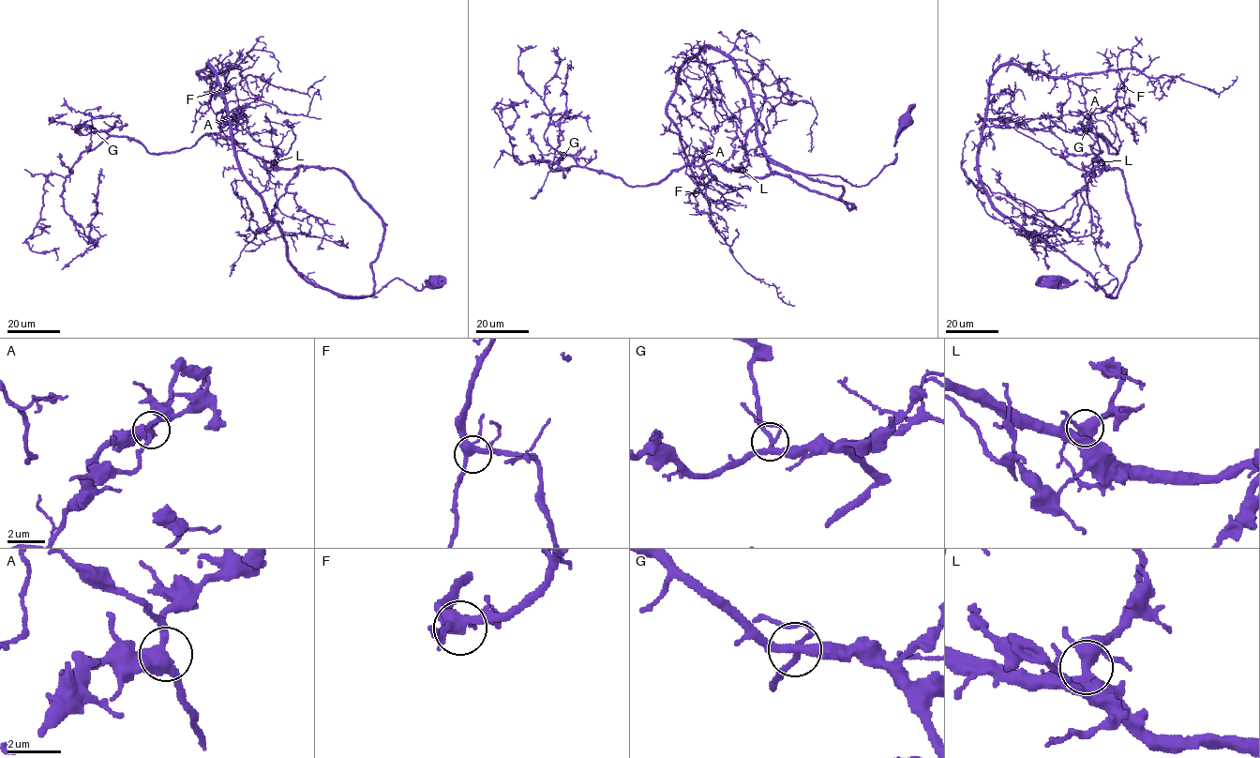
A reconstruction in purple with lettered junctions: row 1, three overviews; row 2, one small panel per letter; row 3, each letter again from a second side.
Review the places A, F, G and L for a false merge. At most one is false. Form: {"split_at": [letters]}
{"split_at": ["L"]}

